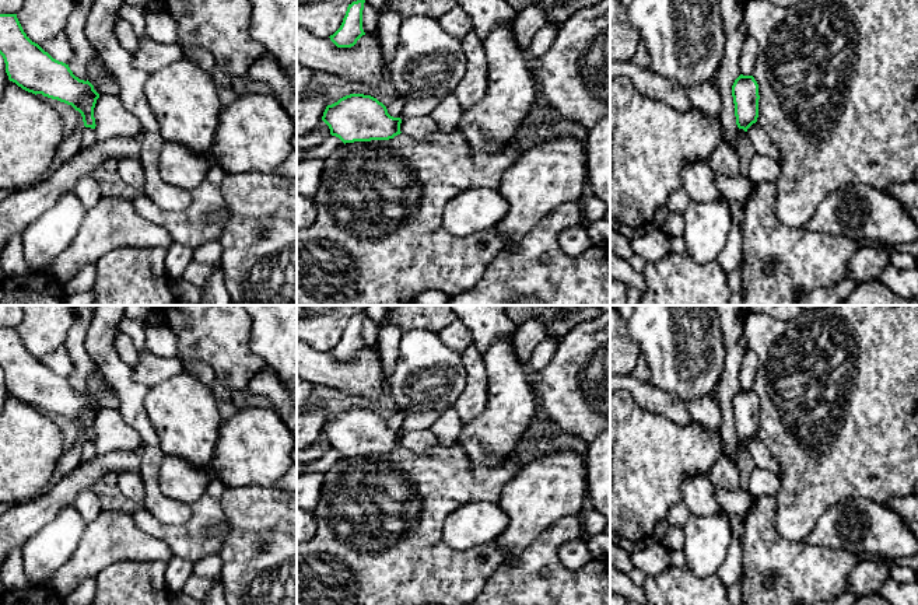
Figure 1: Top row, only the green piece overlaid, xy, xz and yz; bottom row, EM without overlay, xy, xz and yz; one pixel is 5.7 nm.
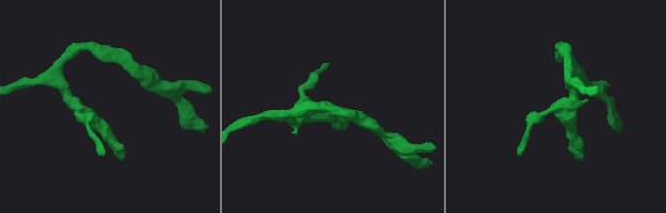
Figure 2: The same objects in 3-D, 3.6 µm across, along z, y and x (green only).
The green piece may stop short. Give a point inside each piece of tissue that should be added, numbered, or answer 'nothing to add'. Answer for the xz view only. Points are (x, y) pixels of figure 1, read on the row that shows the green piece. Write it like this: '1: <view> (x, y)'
nothing to add

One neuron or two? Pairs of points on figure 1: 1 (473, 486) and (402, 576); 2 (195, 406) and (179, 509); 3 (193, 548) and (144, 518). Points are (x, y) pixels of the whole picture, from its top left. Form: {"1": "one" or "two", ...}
{"1": "one", "2": "two", "3": "one"}

